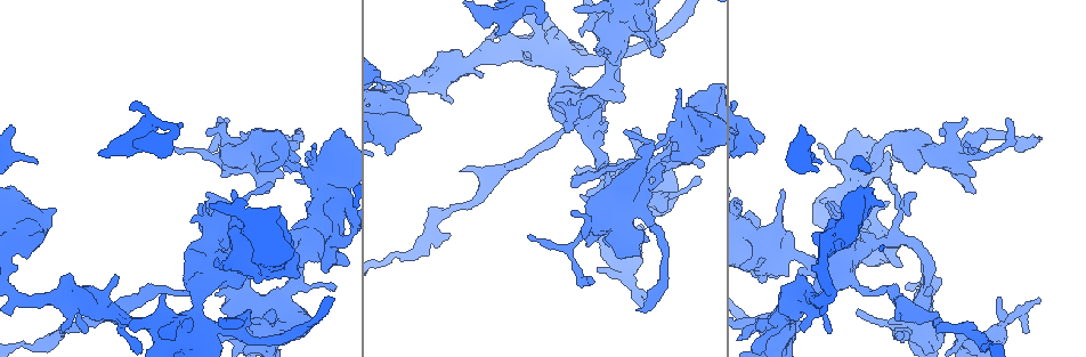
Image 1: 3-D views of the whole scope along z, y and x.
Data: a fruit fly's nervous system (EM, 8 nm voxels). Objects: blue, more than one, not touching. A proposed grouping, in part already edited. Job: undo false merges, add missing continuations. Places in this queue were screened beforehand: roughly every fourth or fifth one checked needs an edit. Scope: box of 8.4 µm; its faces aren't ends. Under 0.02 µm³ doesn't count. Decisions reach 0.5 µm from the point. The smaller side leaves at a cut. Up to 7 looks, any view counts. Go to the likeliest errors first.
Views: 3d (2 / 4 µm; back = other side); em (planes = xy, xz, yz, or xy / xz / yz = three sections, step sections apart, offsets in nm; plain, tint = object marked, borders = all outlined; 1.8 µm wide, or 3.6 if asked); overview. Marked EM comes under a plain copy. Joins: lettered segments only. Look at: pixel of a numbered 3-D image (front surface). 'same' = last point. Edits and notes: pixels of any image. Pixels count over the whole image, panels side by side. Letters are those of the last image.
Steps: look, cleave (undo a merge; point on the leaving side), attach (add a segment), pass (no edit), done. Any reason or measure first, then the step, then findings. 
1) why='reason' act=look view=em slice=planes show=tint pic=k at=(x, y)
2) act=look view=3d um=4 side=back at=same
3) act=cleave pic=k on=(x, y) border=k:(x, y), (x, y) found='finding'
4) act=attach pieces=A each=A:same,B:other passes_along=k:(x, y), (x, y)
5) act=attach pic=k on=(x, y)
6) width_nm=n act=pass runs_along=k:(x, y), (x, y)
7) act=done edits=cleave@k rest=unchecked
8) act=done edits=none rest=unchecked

why='thin end' act=look view=em slice=xz step=4 show=borders pic=1 at=(34, 161)

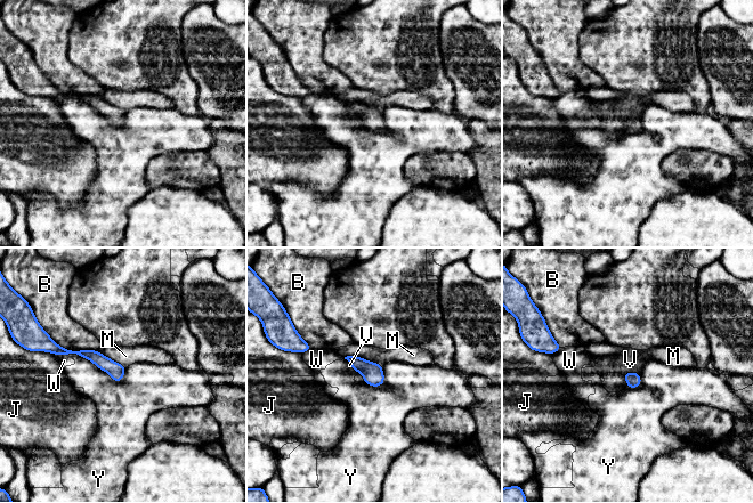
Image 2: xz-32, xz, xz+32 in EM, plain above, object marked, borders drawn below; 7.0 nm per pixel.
act=look view=em slice=yz step=16 show=borders at=same

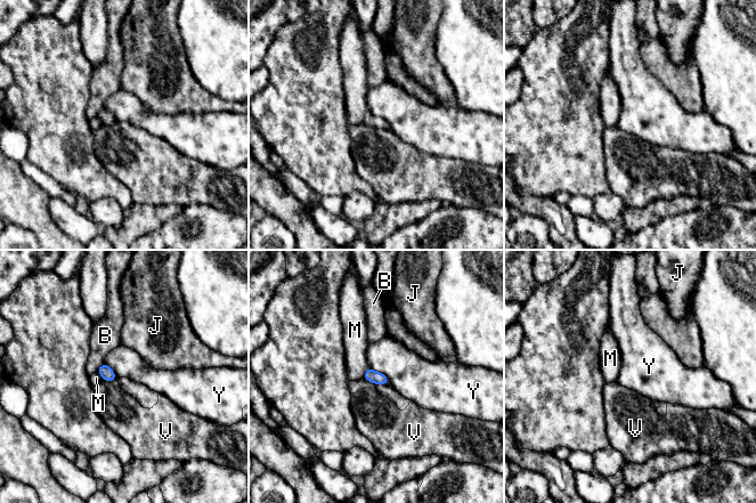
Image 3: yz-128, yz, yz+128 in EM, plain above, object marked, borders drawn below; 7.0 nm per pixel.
longest_contact=Y:200nm act=pass each=B:other,J:other,M:other,V:other,Y:other border=3:(364, 378), (376, 384) found='no lettered segment goes on from it'

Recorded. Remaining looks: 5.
why='an open end' act=look view=3d um=4 pic=1 at=(1041, 300)

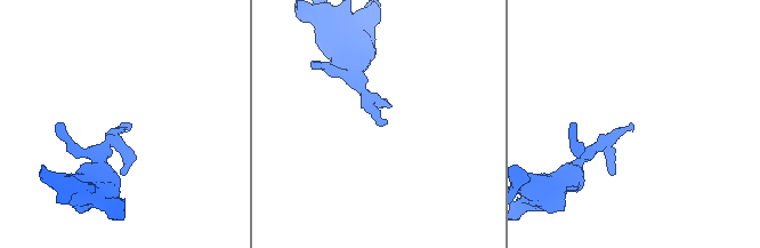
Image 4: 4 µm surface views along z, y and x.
why='need the tissue' act=look view=em slice=planes show=borders pic=4 at=(631, 127)

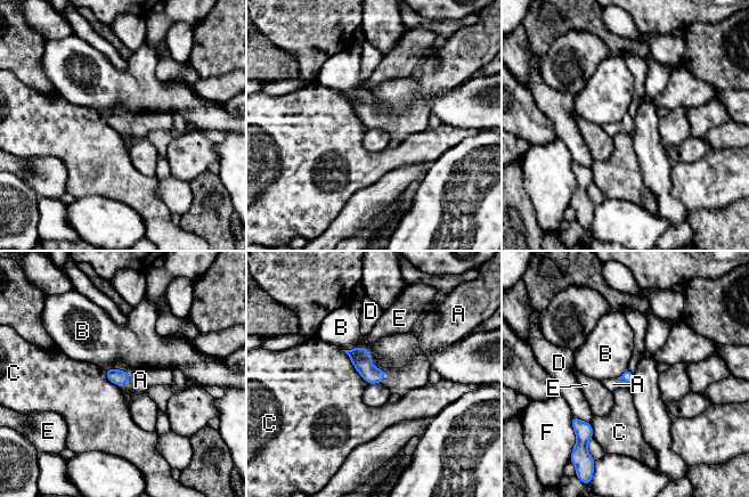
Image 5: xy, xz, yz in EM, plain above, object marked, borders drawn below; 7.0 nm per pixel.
longest_contact=C:300nm act=attach pieces=A each=A:same,B:other,C:other,D:other,E:other,F:other found='the neuron continues'

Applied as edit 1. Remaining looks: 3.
why='branch stops here' act=look view=3d um=2 side=back pic=1 at=(598, 53)

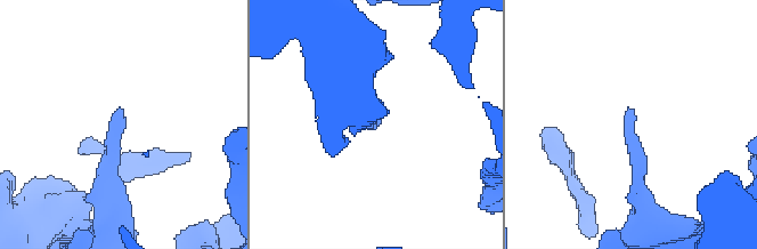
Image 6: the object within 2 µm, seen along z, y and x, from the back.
act=look view=em slice=planes show=borders pic=6 at=(633, 109)

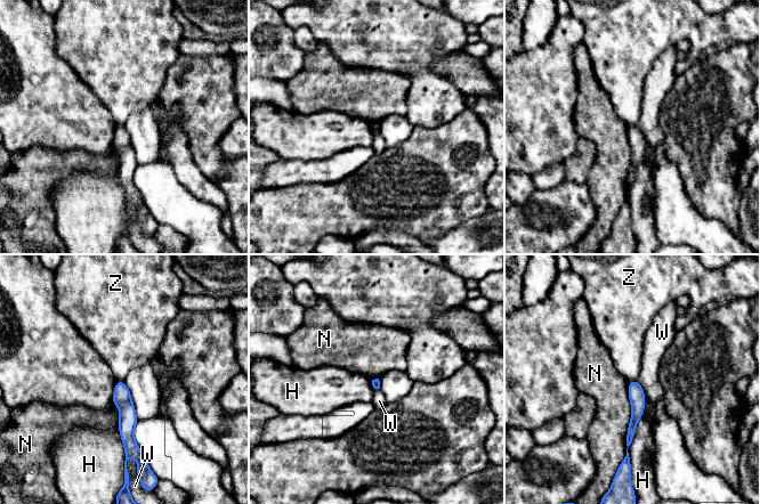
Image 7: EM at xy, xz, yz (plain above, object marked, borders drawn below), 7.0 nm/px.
act=pass each=H:other,N:other,W:other,Z:other runs_along=7:(120, 383), (128, 441), (134, 449) found='none of them fits'

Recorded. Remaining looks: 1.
act=done edits=attach@5 rest=unchecked

